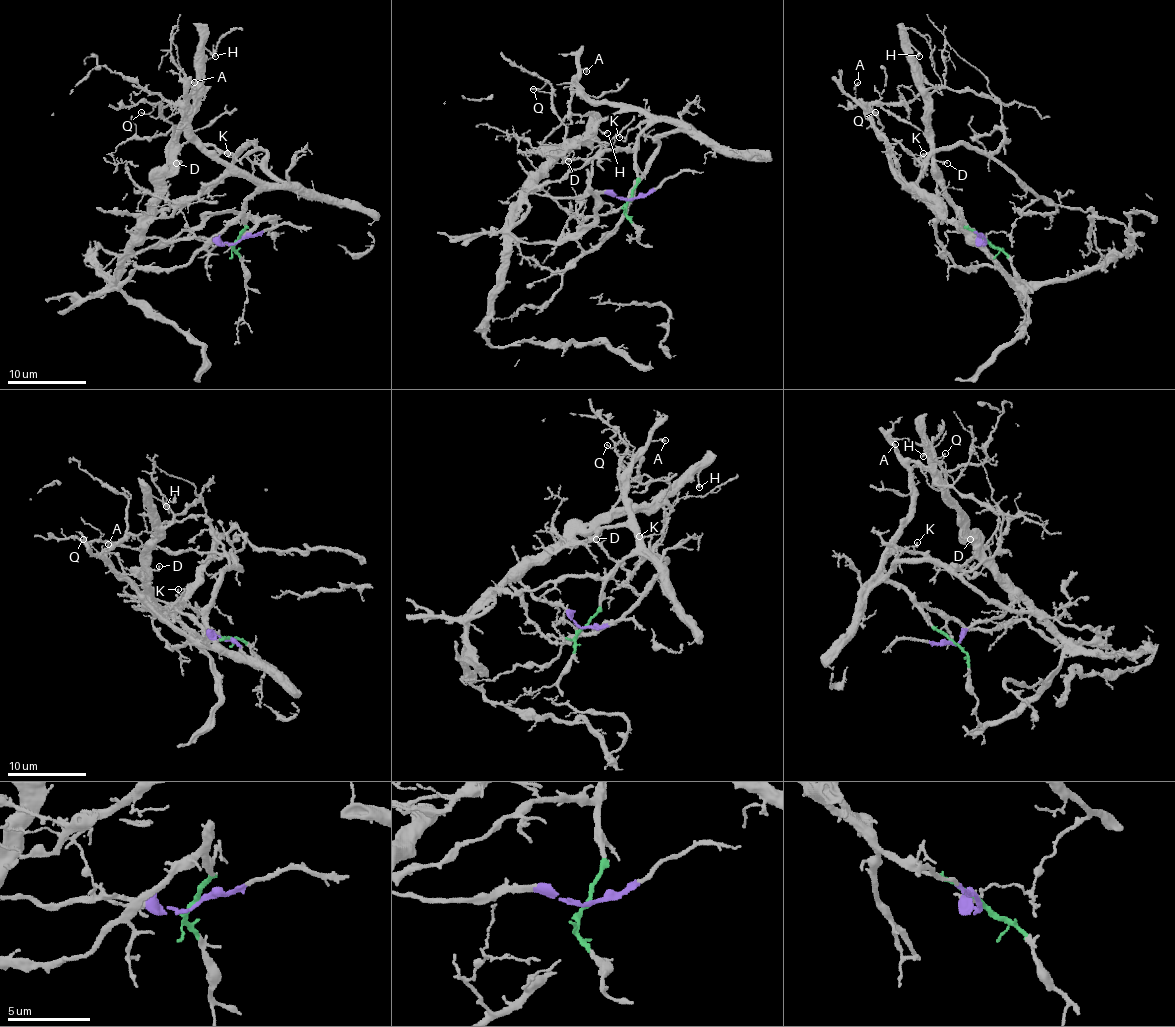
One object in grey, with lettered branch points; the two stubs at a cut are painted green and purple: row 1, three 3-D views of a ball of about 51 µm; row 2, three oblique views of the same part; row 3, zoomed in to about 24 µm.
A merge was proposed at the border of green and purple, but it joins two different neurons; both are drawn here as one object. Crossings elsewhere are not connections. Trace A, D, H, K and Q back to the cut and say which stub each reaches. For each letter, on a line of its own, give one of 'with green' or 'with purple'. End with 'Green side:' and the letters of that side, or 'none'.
A: with green
D: with purple
H: with purple
K: with green
Q: with purple
Green side: A, K

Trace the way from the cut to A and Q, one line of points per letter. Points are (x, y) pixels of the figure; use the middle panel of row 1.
A: (631, 200), (637, 184), (637, 139), (648, 119), (639, 111), (591, 100), (577, 84), (577, 72), (585, 72)
Q: (631, 200), (534, 190), (566, 133), (552, 88), (532, 90)

